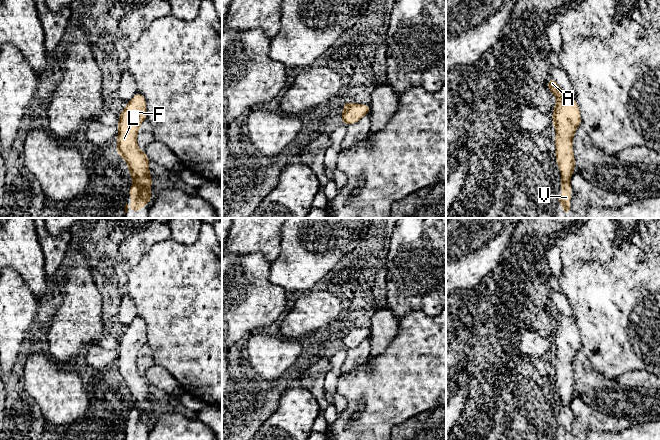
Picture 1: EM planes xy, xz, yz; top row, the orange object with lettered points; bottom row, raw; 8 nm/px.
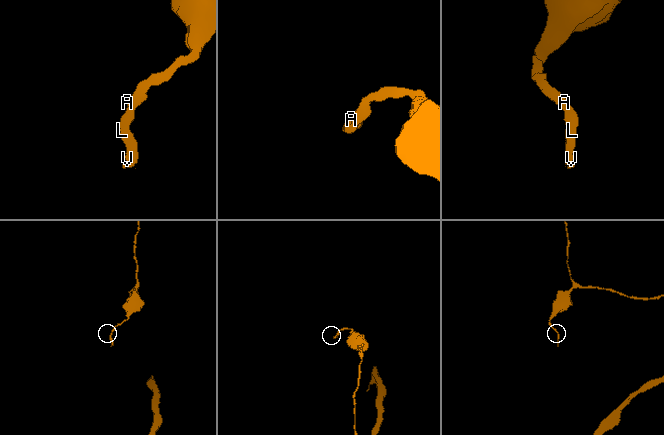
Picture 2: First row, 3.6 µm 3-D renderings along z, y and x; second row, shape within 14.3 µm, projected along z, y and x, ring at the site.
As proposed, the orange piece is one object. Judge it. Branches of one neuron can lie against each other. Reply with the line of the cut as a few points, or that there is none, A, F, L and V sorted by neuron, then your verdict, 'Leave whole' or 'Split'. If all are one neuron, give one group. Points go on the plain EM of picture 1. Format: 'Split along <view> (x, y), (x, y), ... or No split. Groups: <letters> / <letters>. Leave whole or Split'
No split. Groups: A F L V. Leave whole

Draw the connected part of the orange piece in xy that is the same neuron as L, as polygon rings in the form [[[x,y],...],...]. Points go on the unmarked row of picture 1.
[[[136,317],[119,338],[117,350],[116,377],[125,383],[133,404],[128,419],[132,423],[130,430],[134,437],[139,436],[153,421],[150,417],[152,409],[152,401],[149,397],[150,384],[137,369],[139,350],[146,344],[146,341],[145,321]]]

